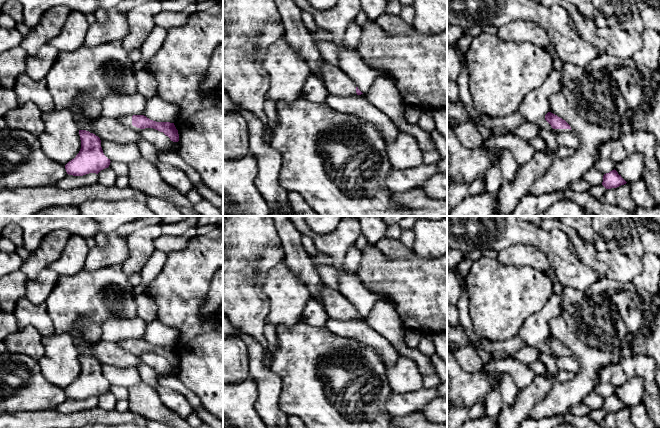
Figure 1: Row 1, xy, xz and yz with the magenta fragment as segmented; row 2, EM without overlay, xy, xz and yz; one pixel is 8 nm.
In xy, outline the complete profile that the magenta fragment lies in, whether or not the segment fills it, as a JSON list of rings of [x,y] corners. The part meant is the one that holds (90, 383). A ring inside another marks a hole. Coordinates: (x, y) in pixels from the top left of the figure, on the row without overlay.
[[[79,354],[79,359],[81,373],[76,381],[65,389],[67,398],[73,400],[98,398],[108,392],[111,385],[103,377],[100,362],[86,354]]]

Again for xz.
[[[326,285],[321,289],[321,300],[329,318],[340,320],[363,318],[346,297]]]

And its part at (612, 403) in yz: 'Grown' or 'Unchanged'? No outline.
Unchanged

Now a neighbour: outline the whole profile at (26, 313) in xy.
[[[26,297],[20,298],[16,303],[13,314],[17,320],[18,330],[33,326],[43,338],[55,332],[45,303],[37,305]]]

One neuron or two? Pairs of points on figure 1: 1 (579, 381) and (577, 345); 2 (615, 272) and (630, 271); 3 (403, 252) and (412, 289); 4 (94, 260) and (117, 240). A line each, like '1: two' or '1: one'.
1: one
2: one
3: two
4: one

